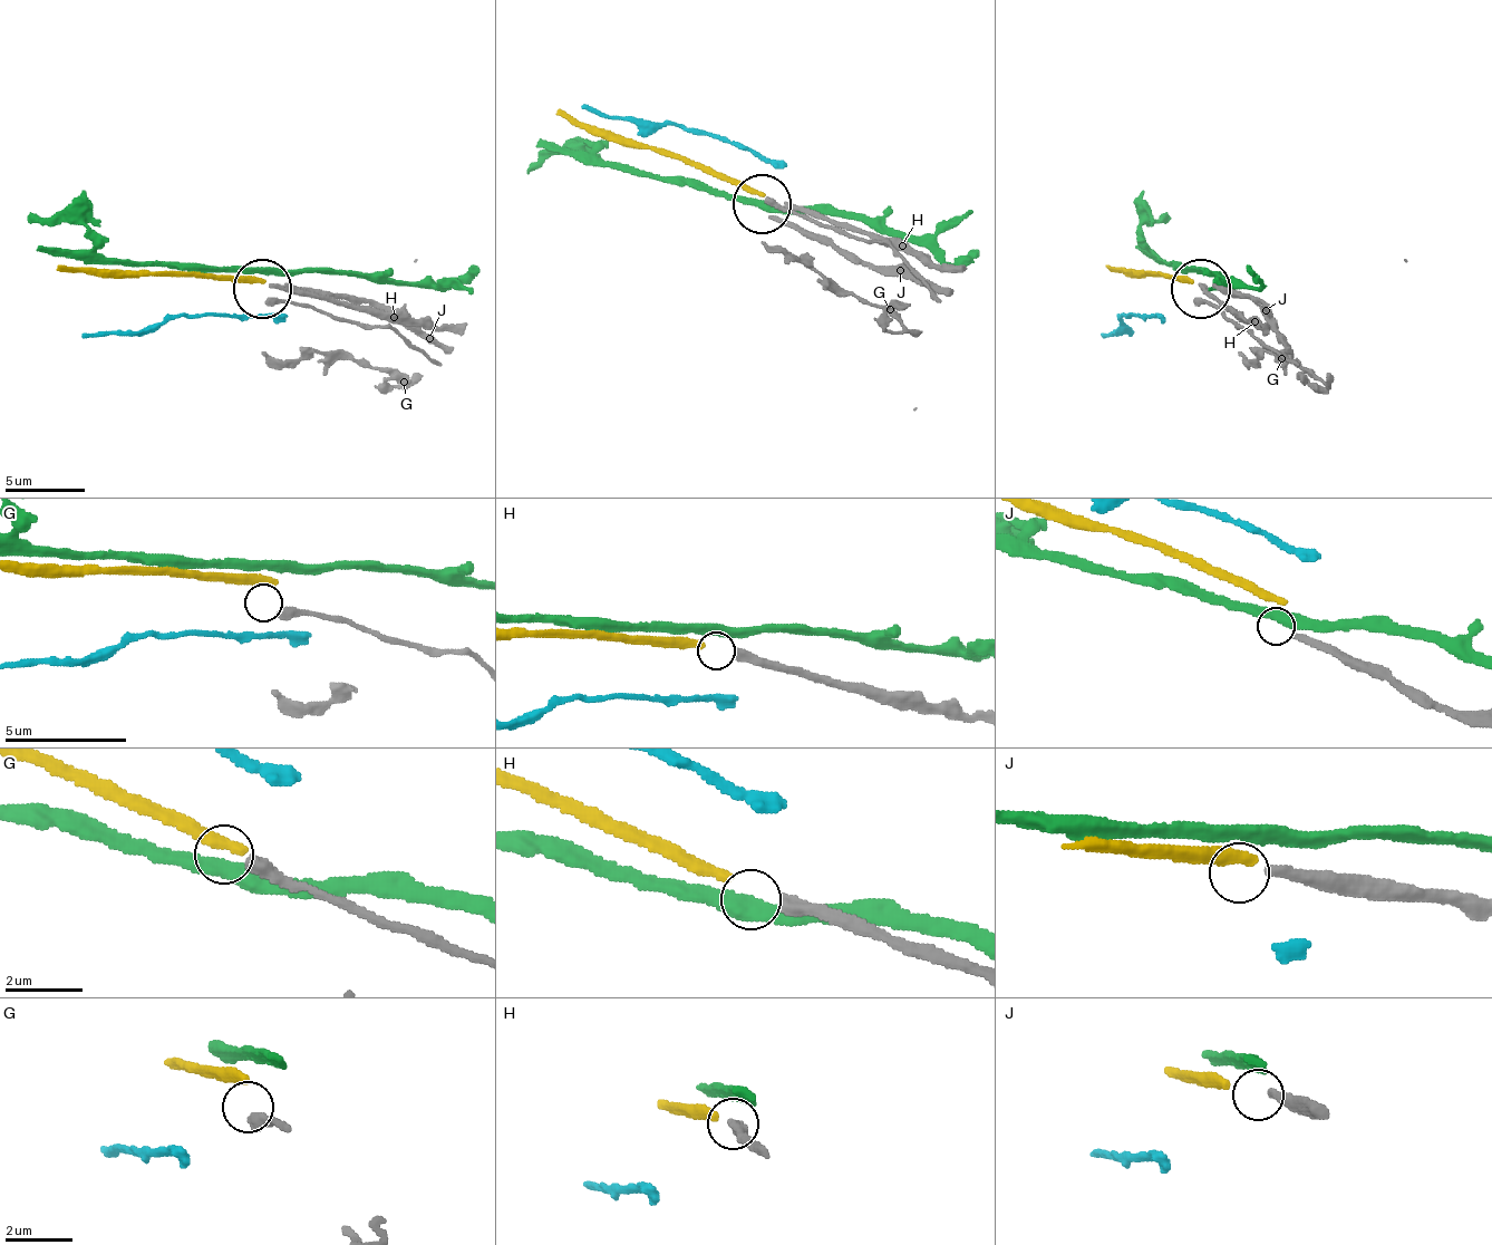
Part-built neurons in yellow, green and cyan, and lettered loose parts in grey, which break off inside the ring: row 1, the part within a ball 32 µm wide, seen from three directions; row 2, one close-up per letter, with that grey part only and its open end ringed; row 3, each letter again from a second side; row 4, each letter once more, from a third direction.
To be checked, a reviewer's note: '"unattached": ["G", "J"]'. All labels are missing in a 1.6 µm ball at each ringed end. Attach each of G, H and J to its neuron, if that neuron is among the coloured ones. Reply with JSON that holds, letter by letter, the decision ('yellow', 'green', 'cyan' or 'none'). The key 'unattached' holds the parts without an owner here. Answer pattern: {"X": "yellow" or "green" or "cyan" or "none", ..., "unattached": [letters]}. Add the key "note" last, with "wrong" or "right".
{"G": "none", "H": "yellow", "J": "none", "unattached": ["G", "J"], "note": "right"}

